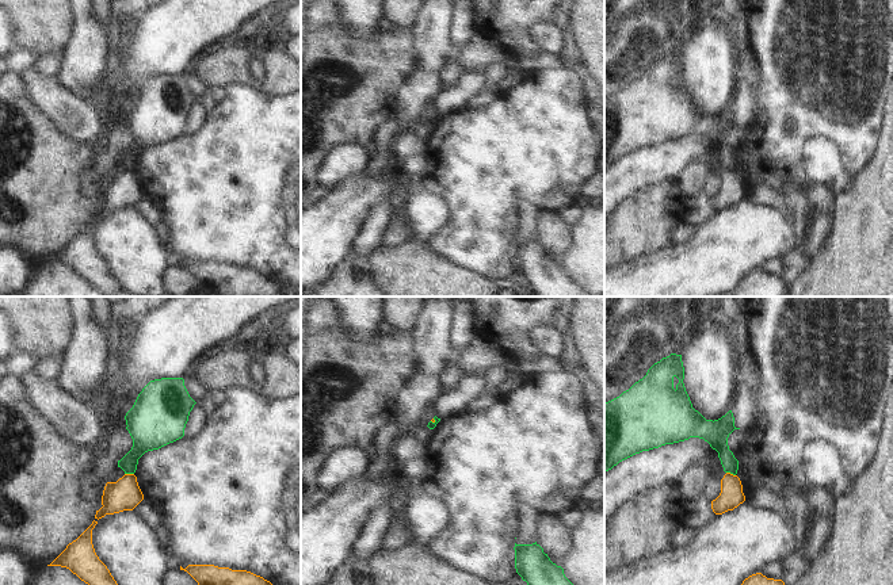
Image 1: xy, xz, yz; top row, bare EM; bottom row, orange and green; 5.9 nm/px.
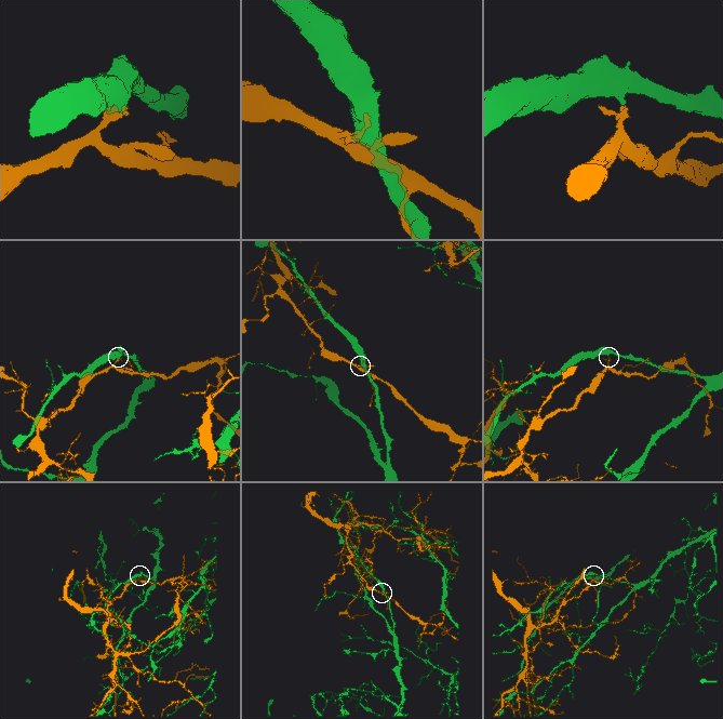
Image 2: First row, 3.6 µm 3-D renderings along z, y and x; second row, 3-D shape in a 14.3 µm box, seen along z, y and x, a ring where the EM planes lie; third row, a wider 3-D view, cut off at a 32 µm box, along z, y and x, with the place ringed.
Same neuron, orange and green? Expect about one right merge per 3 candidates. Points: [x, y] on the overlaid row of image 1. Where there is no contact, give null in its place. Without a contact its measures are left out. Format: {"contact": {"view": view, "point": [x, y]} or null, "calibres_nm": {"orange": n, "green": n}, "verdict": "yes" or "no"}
{"contact": {"view": "xy", "point": [129, 474]}, "calibres_nm": {"orange": 190, "green": 180}, "verdict": "no"}

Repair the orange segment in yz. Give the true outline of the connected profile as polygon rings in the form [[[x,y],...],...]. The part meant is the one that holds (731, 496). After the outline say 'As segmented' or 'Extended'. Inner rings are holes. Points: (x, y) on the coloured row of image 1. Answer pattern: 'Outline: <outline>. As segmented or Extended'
Outline: [[[726,473],[721,479],[721,493],[711,501],[711,509],[715,515],[733,511],[745,501],[743,485],[737,475]]]. As segmented.

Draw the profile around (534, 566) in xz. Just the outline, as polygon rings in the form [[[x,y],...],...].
[[[515,543],[515,569],[527,585],[573,585],[564,569],[550,561],[543,548],[533,544]]]

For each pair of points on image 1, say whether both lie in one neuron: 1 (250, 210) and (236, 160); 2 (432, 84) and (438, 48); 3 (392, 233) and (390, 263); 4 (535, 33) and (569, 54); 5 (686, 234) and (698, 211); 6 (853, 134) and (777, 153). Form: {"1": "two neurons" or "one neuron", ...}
{"1": "one neuron", "2": "two neurons", "3": "two neurons", "4": "two neurons", "5": "one neuron", "6": "one neuron"}

